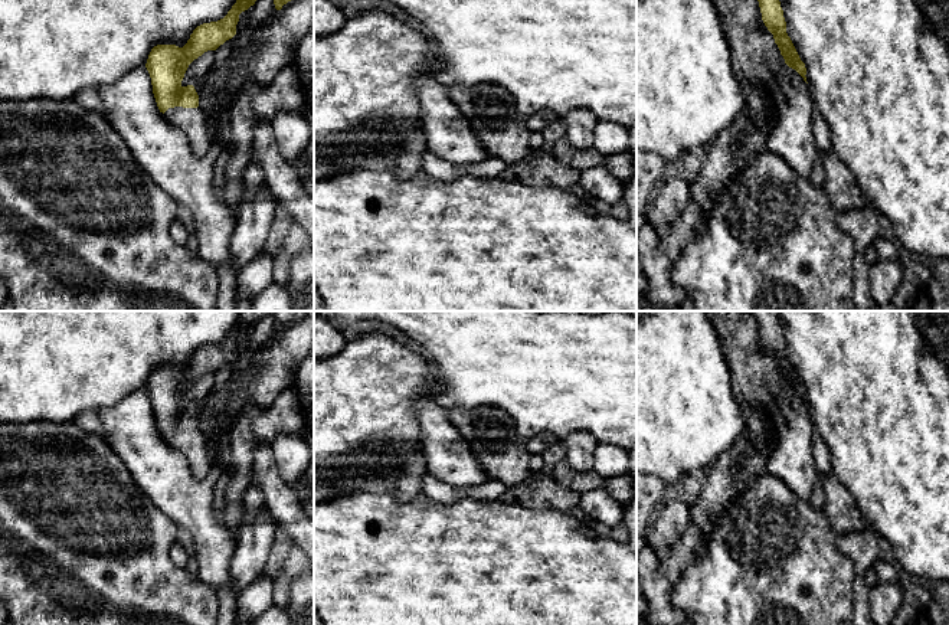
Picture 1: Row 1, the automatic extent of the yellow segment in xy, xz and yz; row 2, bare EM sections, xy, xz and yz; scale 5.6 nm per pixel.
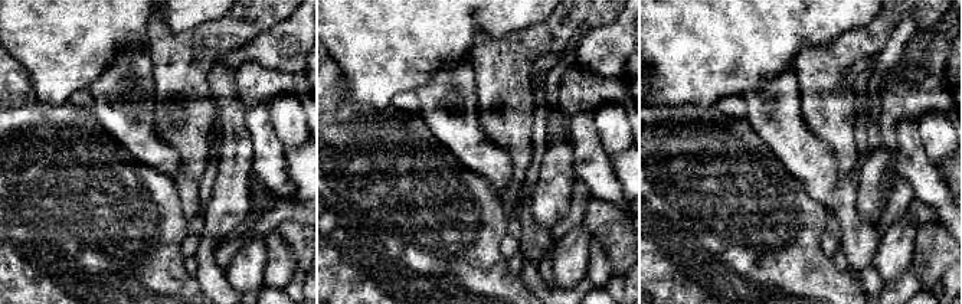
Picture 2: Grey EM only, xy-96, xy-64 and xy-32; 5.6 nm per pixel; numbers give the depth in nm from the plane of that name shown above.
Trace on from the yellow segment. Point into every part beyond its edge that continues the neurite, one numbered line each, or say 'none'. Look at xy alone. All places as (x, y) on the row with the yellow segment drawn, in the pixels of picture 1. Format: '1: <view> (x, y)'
1: xy (192, 121)

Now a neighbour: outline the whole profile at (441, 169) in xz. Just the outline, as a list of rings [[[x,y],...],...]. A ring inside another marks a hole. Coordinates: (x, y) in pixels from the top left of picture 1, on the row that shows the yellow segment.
[[[425,151],[422,157],[422,170],[441,181],[452,181],[461,176],[474,176],[482,179],[495,179],[507,168],[507,163],[495,156],[480,163],[455,164]]]

